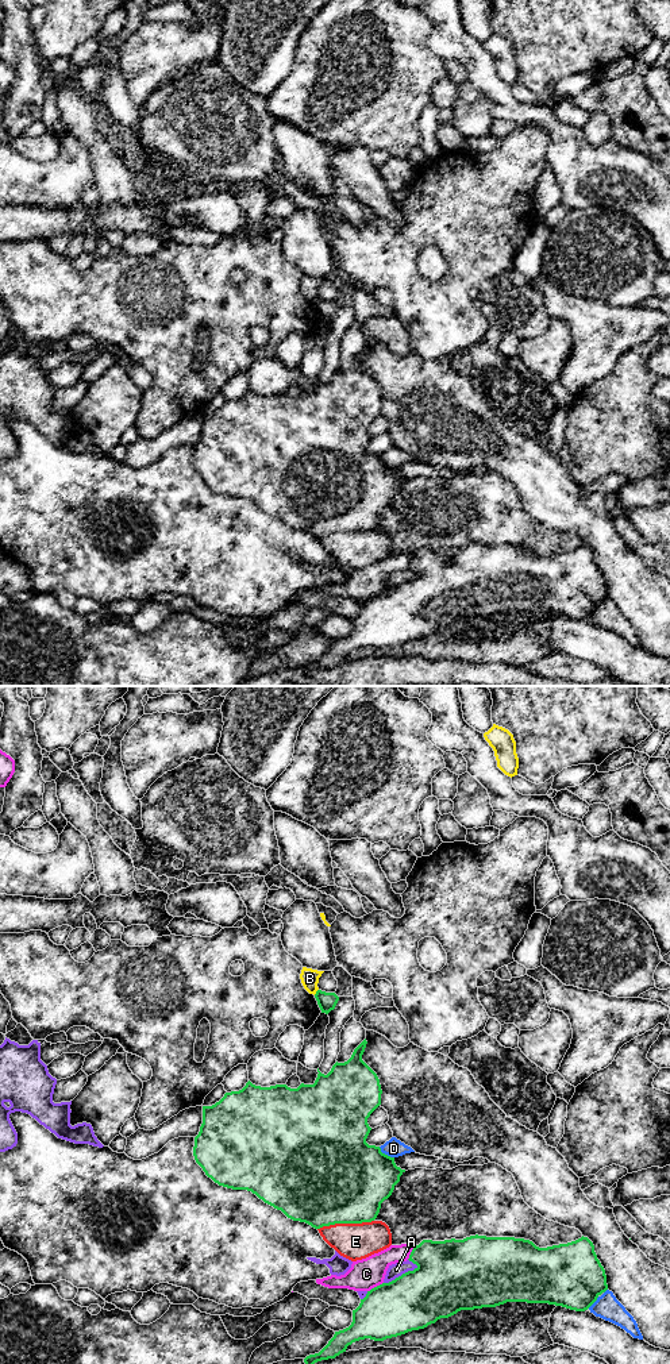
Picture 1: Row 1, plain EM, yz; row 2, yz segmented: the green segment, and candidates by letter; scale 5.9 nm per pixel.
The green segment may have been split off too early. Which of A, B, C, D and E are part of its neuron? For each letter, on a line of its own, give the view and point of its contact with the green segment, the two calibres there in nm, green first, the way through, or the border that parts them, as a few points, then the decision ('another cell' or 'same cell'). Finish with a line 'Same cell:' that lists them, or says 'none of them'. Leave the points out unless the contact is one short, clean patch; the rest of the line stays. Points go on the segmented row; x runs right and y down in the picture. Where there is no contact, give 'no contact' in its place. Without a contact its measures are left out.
A: contact yz (401, 1275); calibres 360 and 80 nm; another cell
B: contact yz (316, 991); calibres 110 and 110 nm; border yz (318, 989), (314, 994); another cell
C: contact yz (374, 1287); calibres 340 and 190 nm; another cell
D: contact yz (384, 1153); calibres 460 and 110 nm; another cell
E: contact yz (345, 1222); calibres 500 and 220 nm; another cell
Same cell: none of them

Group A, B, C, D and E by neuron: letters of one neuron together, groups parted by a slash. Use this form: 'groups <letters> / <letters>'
groups A / B / C / D / E

